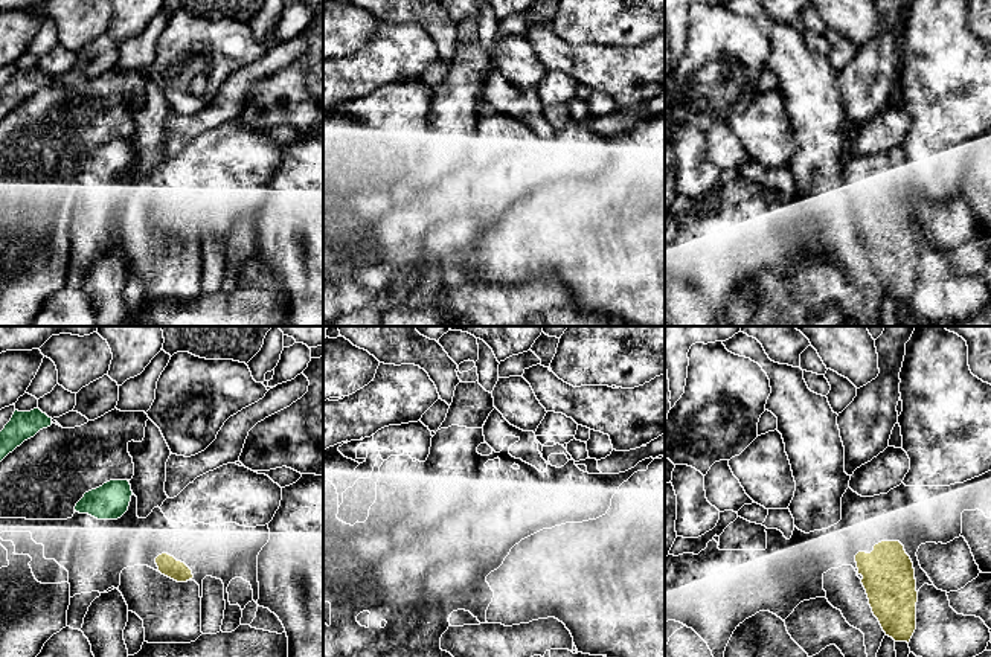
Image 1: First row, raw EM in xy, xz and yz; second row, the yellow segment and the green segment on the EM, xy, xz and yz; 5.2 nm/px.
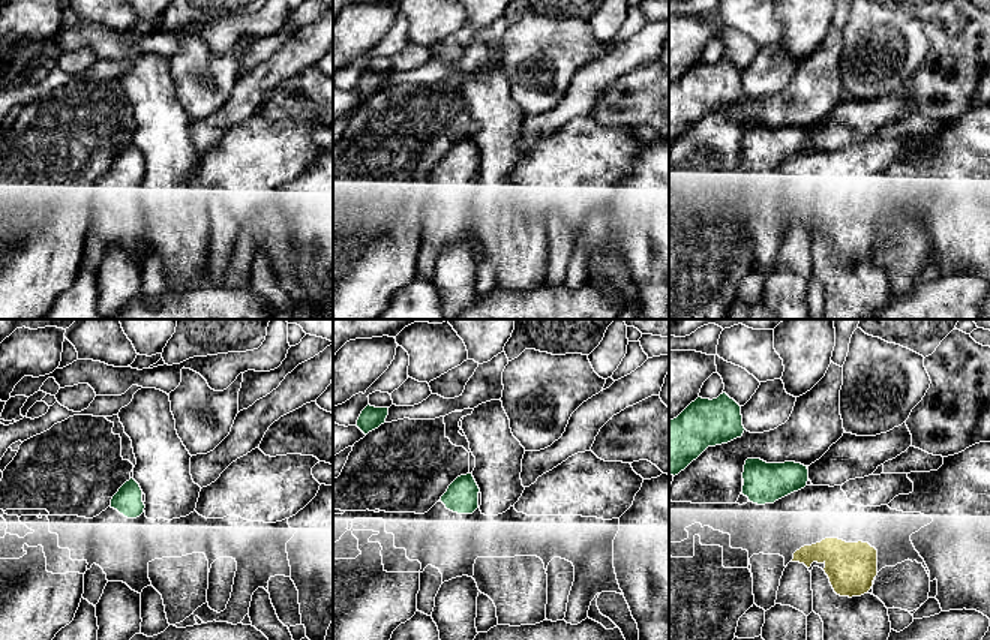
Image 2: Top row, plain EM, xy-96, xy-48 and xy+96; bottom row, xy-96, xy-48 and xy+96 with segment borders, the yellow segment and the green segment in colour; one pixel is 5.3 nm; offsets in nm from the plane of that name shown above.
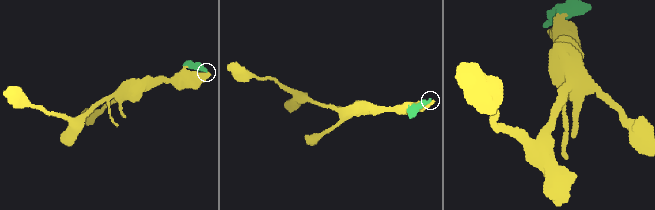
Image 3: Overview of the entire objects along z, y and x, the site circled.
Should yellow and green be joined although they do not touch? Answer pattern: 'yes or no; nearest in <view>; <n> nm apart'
no; nearest in xy; 280 nm apart

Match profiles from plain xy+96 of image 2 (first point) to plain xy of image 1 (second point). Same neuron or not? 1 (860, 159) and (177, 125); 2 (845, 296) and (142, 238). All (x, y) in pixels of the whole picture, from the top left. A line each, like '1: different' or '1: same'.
1: different
2: same

